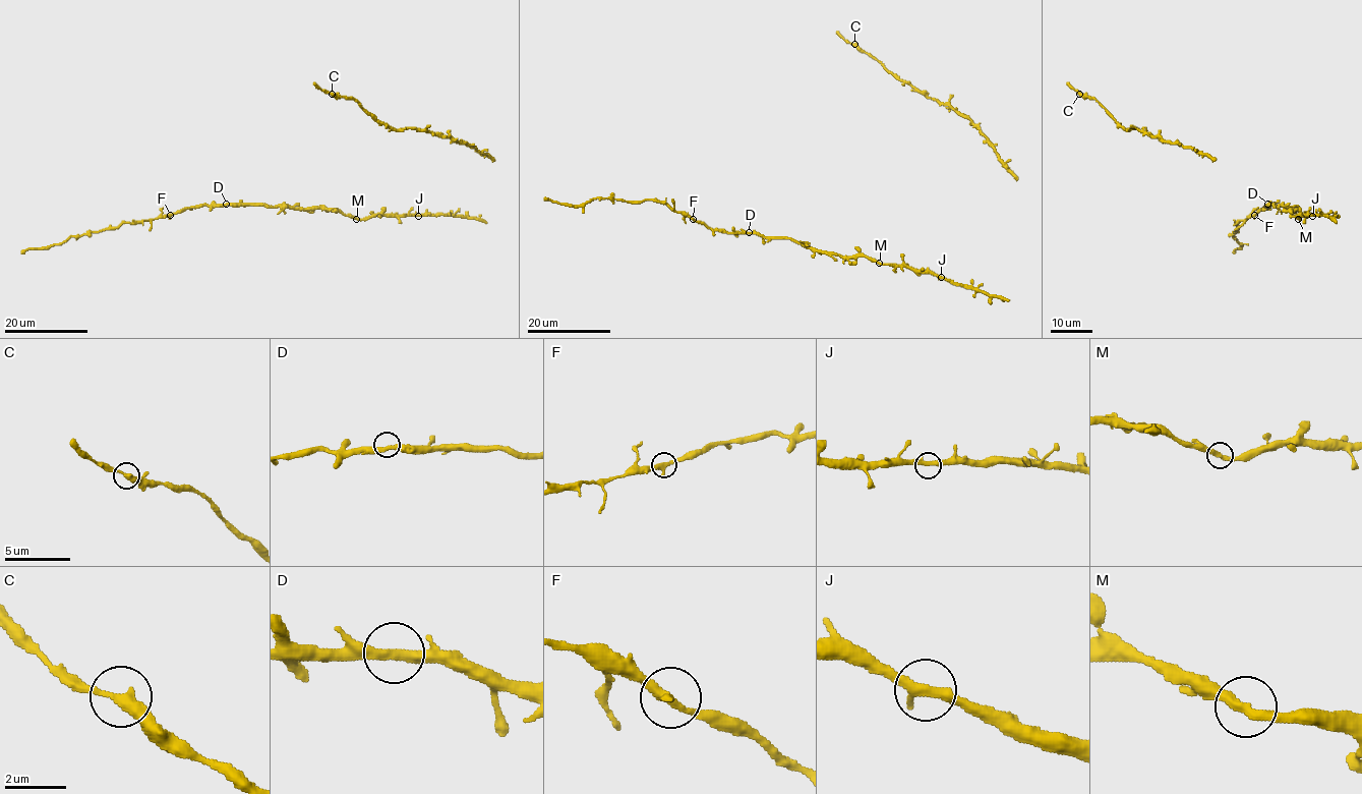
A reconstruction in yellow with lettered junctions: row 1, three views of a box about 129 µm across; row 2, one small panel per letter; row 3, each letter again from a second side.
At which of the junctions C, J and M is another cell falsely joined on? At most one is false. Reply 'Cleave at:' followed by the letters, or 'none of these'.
Cleave at: none of these

